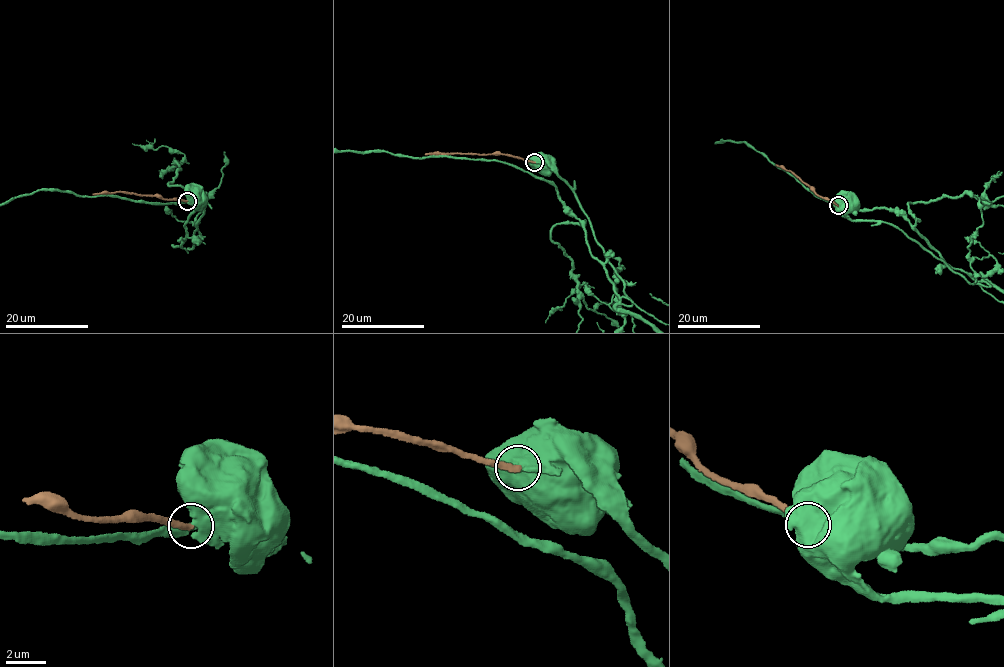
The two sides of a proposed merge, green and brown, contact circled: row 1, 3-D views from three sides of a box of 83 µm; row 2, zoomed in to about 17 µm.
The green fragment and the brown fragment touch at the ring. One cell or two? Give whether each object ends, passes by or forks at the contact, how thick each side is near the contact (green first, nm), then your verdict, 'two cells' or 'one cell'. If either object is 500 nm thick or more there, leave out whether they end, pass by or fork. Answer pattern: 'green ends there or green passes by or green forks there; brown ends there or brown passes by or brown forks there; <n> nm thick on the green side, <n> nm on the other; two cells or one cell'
750 nm thick on the green side, 320 nm on the other; two cells

